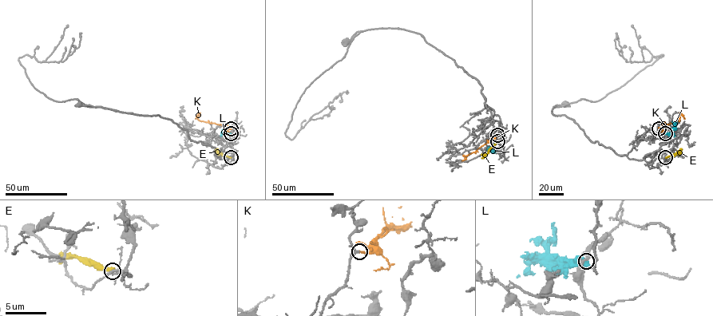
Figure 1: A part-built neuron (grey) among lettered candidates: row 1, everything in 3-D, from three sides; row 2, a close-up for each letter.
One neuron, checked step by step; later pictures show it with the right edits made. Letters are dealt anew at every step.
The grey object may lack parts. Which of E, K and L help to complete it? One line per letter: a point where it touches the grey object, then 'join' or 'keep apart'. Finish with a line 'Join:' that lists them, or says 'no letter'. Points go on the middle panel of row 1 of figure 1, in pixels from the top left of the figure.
E: meets grey at (497, 141); keep apart
K: meets grey at (497, 135); join
L: meets grey at (497, 141); keep apart
Join: K

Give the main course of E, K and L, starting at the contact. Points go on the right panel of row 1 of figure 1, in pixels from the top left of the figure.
E: (665, 157), (679, 152)
K: (659, 128), (679, 121), (680, 115), (685, 119)
L: (665, 133), (671, 132), (676, 120)

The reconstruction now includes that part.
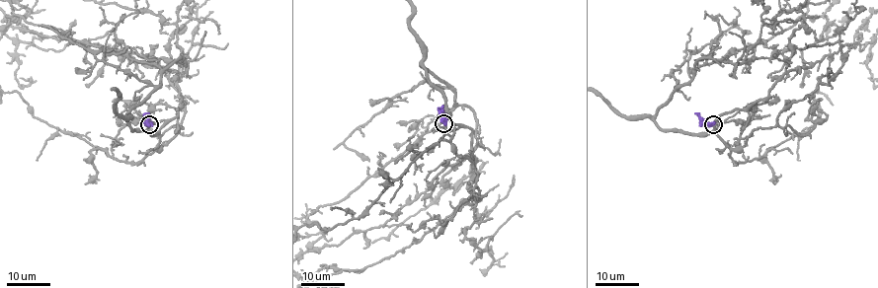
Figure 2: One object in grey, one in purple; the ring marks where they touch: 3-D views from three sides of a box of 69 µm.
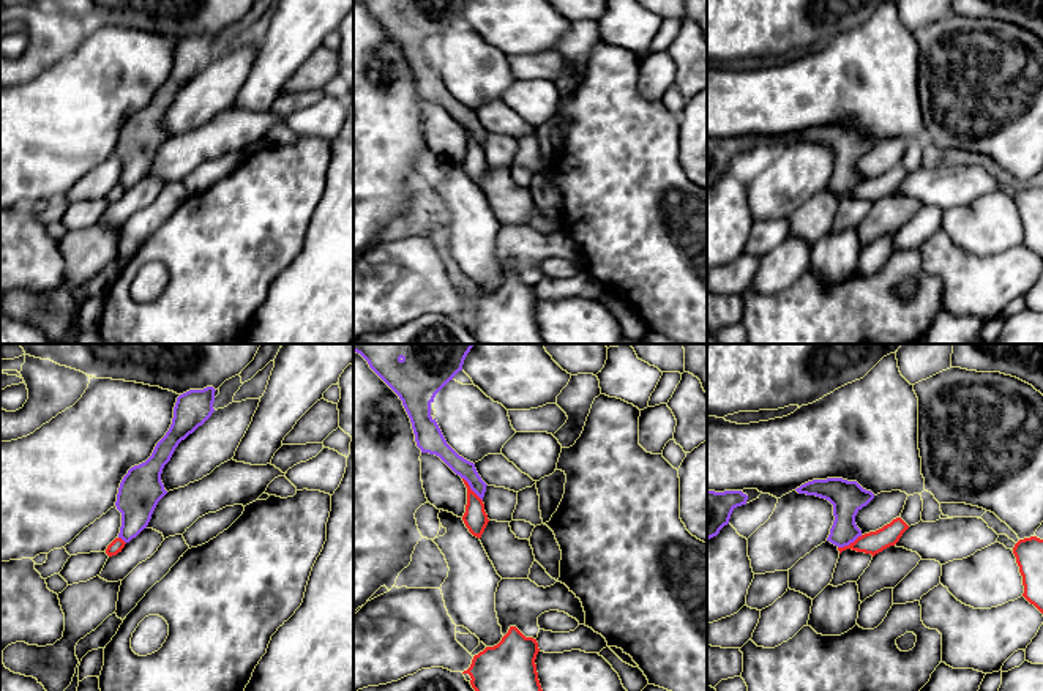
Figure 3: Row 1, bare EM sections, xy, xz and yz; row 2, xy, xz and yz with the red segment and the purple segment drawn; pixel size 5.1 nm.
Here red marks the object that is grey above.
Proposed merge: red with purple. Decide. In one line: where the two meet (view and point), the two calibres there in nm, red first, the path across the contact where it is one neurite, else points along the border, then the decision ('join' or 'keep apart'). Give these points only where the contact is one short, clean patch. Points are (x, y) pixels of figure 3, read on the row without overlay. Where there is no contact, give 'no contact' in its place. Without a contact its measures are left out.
contact yz (851, 190); calibres 120 and 170 nm; border yz (862, 182), (838, 194); keep apart

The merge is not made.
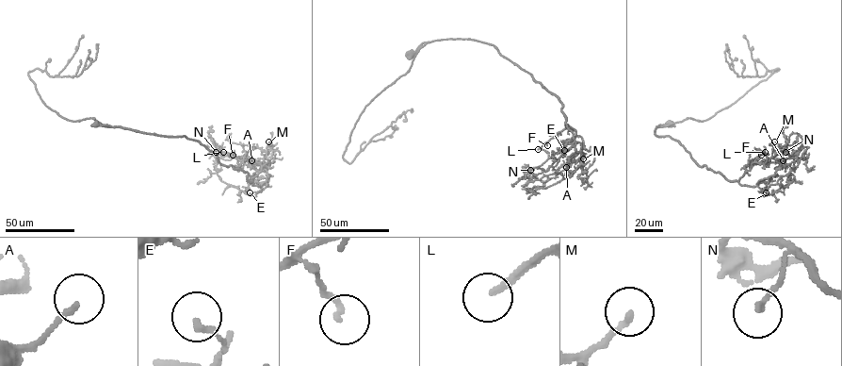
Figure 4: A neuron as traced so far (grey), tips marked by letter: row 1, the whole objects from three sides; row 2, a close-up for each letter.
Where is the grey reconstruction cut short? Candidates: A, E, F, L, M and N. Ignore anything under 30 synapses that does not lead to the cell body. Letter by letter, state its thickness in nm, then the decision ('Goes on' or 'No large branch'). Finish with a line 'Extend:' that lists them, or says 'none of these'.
A: Thickness 170 nm. No large branch
E: Thickness 170 nm. No large branch
F: Thickness 170 nm. No large branch
L: Thickness 240 nm. Goes on
M: Thickness 190 nm. No large branch
N: Thickness 150 nm. No large branch
Extend: L

